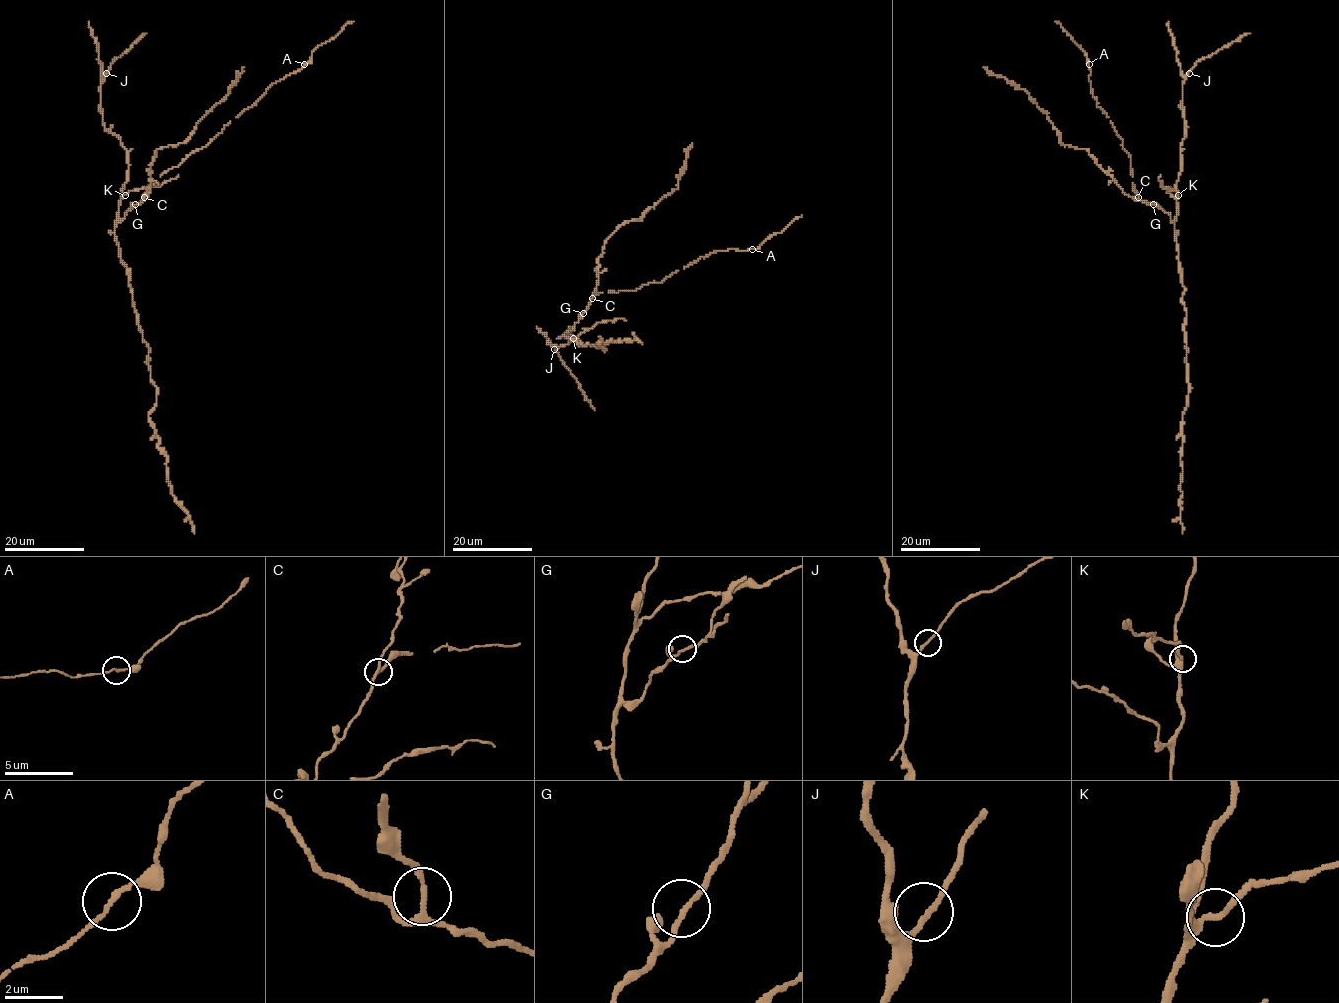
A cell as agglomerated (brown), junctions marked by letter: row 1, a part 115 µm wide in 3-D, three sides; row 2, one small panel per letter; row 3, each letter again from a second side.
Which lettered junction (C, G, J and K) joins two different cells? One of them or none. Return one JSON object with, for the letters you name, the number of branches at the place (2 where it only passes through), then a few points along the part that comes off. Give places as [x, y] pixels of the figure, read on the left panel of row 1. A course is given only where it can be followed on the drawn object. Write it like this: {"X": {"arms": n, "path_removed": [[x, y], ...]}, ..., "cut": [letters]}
{"cut": []}

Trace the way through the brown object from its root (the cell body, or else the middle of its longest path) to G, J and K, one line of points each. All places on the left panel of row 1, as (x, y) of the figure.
G: (120, 220), (135, 204)
J: (120, 220), (119, 201), (127, 180), (129, 160), (121, 140), (104, 126), (100, 85), (106, 73)
K: (120, 220), (119, 201), (125, 195)

